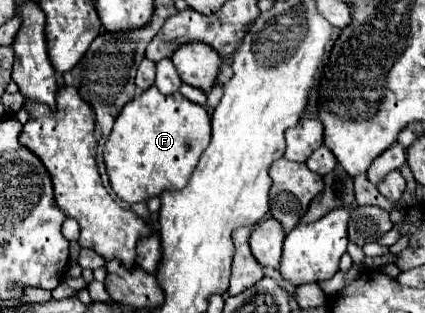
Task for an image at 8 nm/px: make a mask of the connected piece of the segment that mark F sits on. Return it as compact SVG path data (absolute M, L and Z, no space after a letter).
M157 86L133 98L117 116L105 144L105 166L113 192L123 202L147 202L165 190L183 188L211 138L209 114L201 104L175 92L163 96Z

